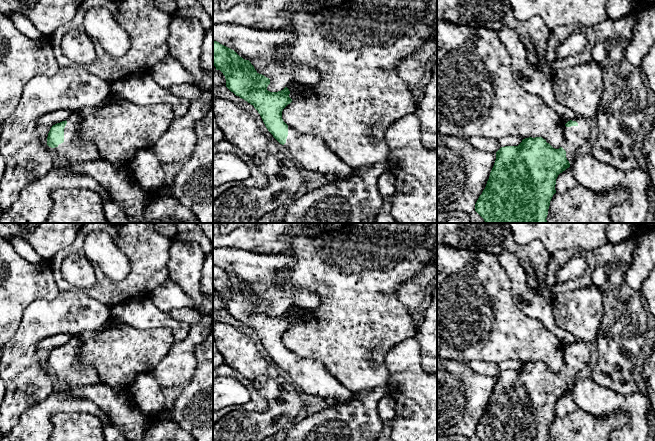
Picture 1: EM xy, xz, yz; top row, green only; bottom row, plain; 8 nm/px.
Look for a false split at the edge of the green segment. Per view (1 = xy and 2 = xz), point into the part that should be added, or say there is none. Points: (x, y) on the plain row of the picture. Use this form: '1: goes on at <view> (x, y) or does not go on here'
1: goes on at xy (69, 374)
2: goes on at xz (310, 375)

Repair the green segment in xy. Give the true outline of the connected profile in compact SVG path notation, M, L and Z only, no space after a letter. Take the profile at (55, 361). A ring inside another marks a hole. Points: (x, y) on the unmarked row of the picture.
M76 335L65 345L51 351L47 361L47 369L54 376L58 386L85 386L100 381L94 367L86 365L82 371L78 369L77 356L80 348L81 341Z

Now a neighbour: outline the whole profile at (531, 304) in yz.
M504 251L497 258L510 279L512 297L517 308L524 315L540 320L564 345L574 343L575 337L570 332L559 328L554 321L553 300L534 293L528 287L526 273L518 257Z

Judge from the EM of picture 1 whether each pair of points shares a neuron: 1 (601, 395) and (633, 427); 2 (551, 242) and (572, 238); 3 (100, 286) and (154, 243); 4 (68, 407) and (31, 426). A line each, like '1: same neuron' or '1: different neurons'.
1: same neuron
2: same neuron
3: same neuron
4: same neuron

